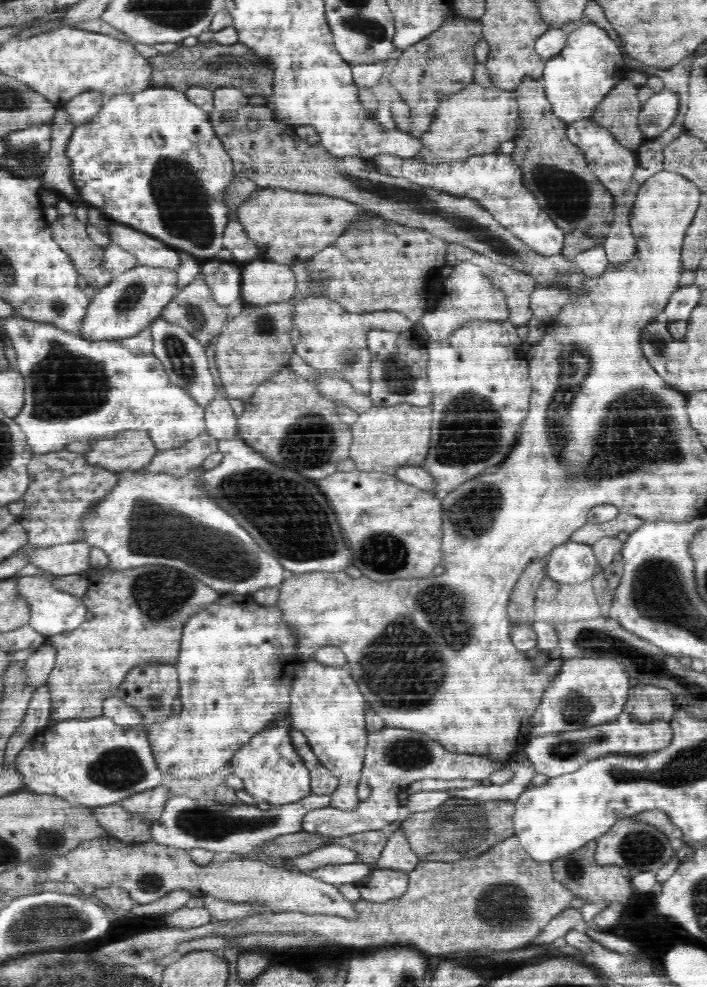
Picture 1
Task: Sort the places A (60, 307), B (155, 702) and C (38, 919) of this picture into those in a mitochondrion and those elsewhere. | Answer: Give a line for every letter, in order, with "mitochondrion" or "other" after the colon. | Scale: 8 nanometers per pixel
A: mitochondrion
B: mitochondrion
C: mitochondrion

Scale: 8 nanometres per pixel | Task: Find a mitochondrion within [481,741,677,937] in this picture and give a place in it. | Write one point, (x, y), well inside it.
(643, 847)

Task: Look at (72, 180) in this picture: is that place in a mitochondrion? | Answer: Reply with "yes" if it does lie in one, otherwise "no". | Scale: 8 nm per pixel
no

